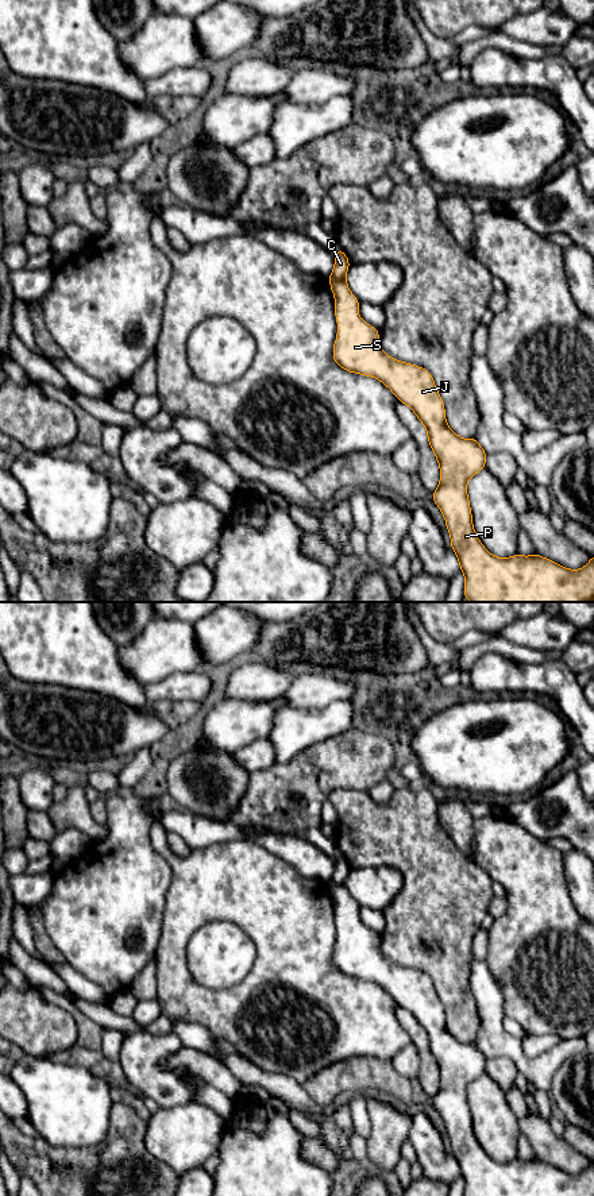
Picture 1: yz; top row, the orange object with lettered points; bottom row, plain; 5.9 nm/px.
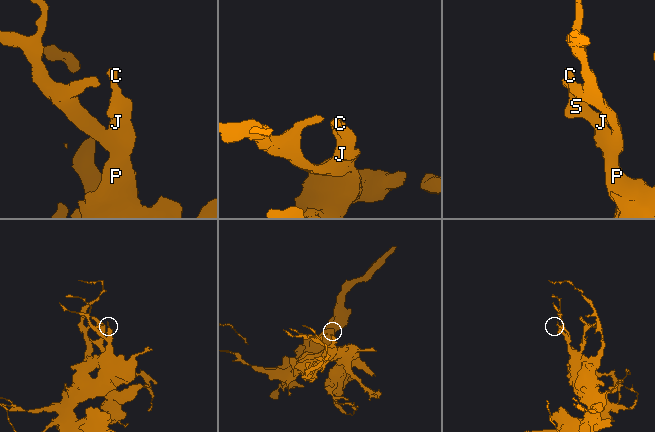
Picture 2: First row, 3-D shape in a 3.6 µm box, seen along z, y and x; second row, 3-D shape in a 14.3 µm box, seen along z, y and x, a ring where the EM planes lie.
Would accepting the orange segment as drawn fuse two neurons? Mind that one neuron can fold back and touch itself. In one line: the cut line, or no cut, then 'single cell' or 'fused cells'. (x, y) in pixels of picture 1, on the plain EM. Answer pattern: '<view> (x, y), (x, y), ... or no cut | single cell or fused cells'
no cut | single cell

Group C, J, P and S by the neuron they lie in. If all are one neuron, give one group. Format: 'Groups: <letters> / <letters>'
Groups: C J P S

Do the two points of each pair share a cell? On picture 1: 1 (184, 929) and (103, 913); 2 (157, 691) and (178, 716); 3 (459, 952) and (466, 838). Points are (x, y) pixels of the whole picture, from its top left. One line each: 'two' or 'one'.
1: two
2: two
3: two

